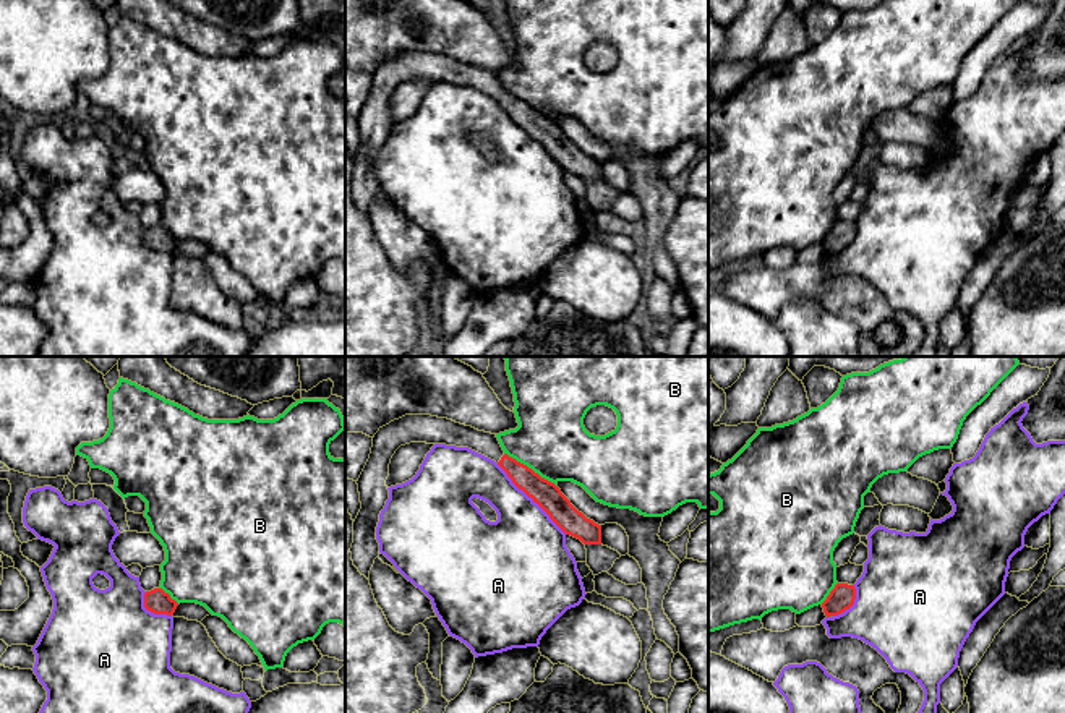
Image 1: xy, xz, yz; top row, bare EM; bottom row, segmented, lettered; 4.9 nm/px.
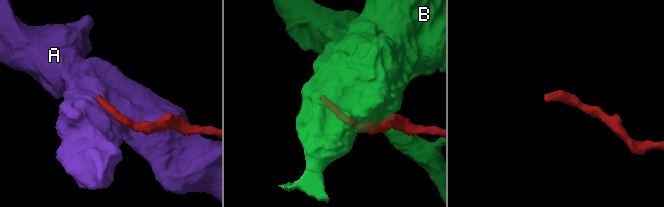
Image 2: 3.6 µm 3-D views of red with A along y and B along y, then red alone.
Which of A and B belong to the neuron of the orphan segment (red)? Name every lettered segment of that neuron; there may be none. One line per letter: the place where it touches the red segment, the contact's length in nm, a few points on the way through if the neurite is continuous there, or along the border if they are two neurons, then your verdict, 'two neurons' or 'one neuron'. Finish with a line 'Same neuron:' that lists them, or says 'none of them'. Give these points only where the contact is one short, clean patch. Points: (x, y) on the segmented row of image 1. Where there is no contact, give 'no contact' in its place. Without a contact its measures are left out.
A: xz (530, 496) | 500 nm | two neurons
B: xz (530, 469) | 320 nm | two neurons
Same neuron: none of them

